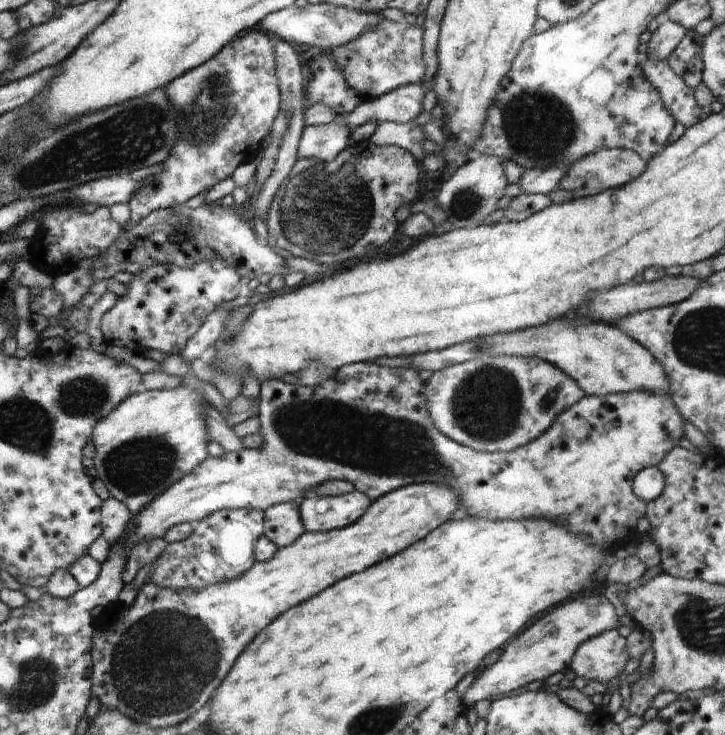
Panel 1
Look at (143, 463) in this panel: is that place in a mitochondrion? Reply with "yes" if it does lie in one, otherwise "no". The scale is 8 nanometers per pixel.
yes

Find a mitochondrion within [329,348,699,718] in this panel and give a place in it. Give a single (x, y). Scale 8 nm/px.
(487, 404)

